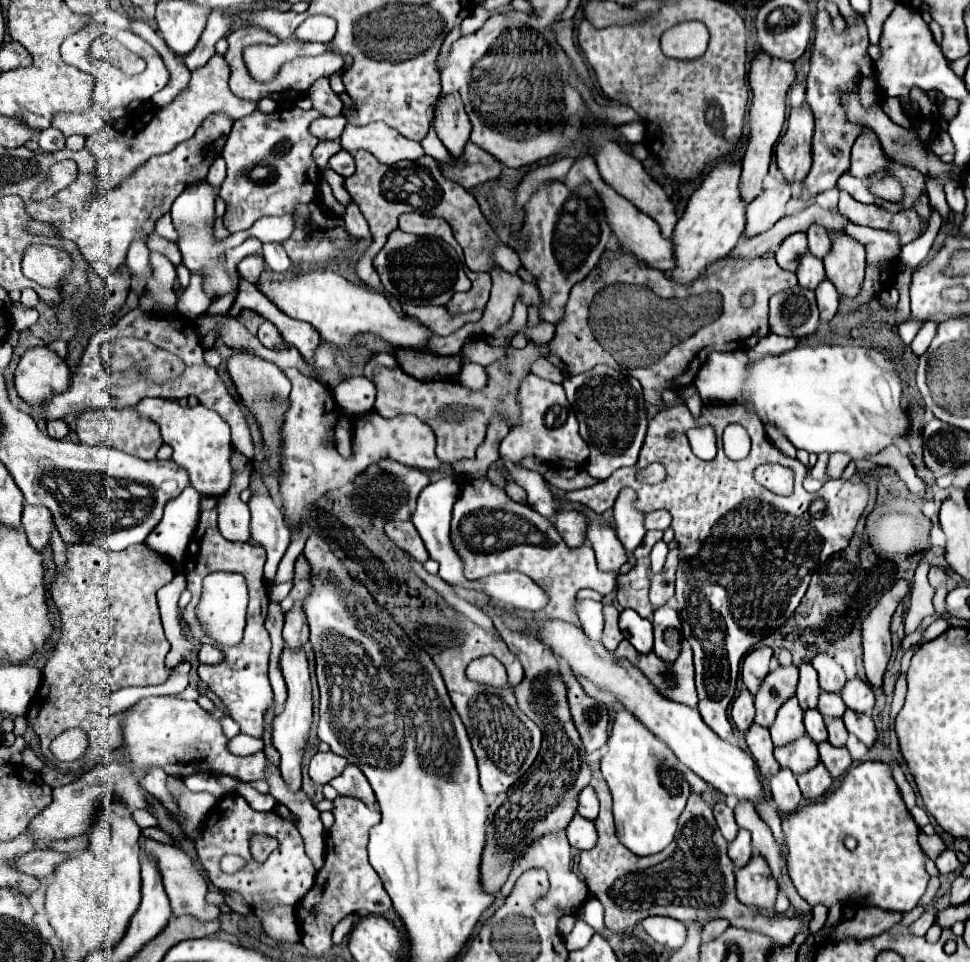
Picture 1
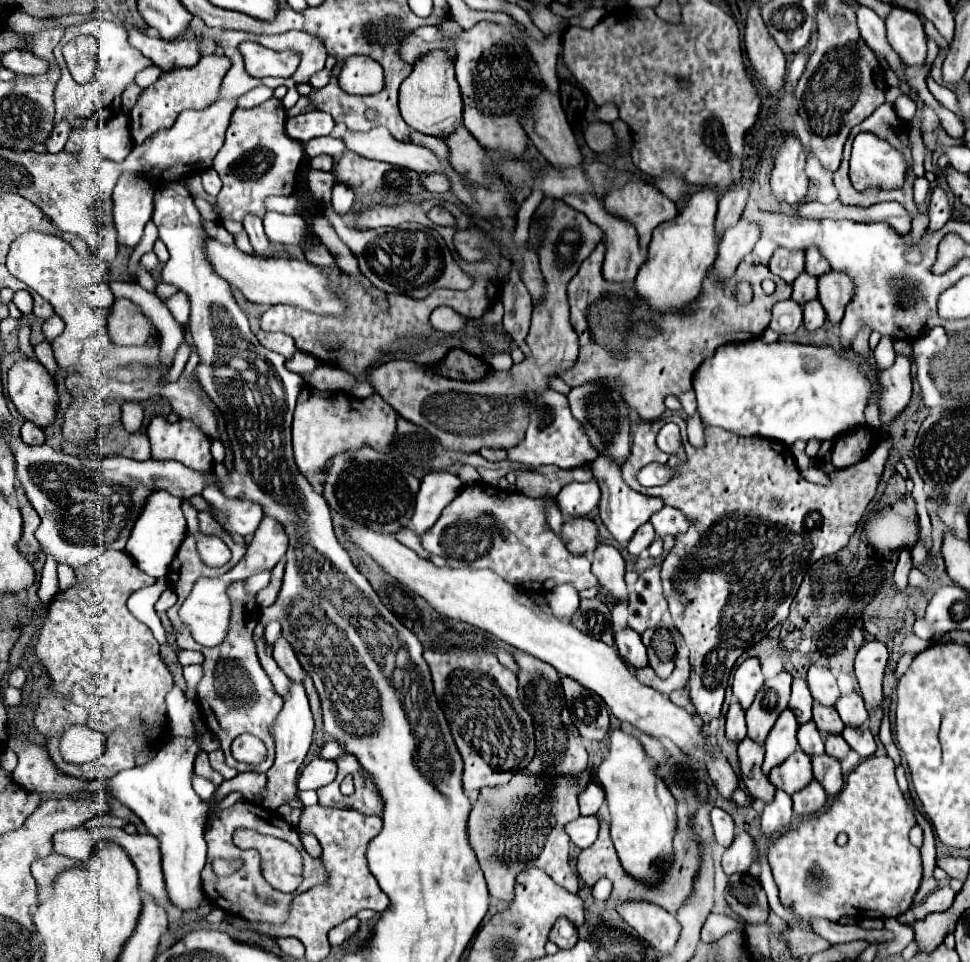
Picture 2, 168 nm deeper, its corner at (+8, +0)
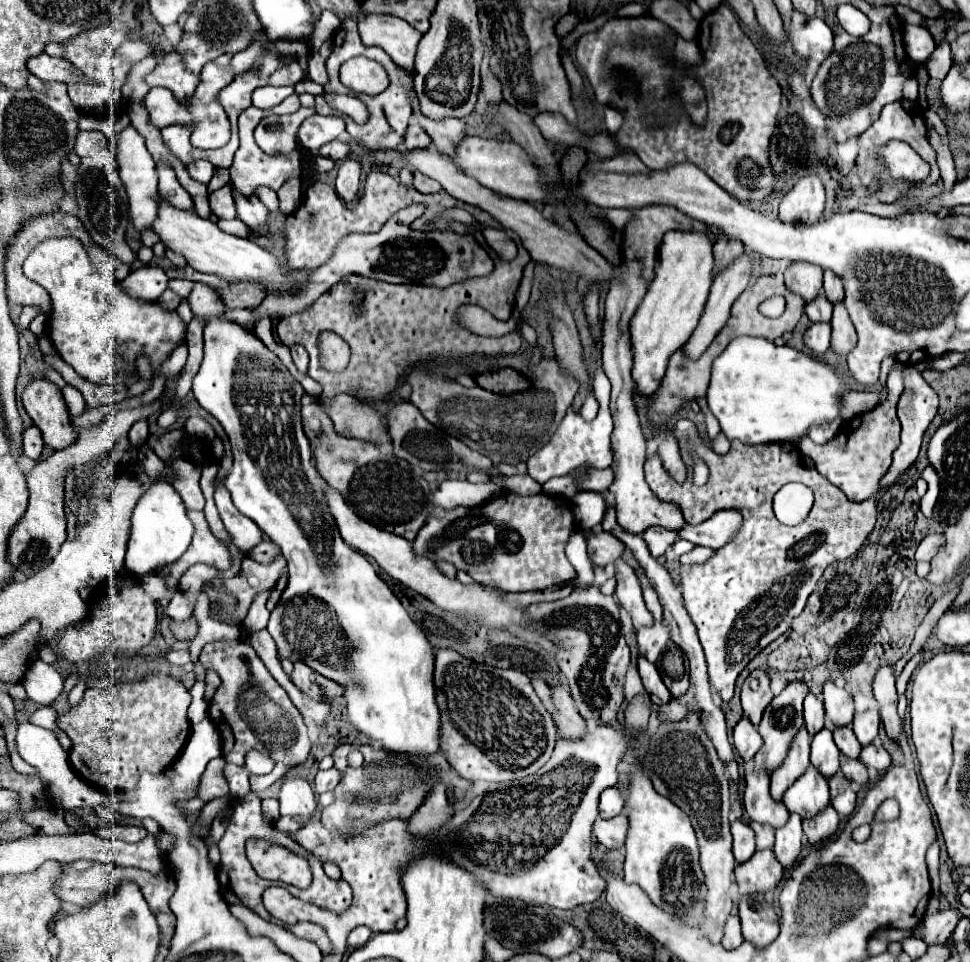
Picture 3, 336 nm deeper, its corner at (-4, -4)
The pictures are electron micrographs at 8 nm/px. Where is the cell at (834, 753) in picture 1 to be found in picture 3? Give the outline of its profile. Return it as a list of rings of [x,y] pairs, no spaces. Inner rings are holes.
[[[838,771],[836,775],[832,775],[828,779],[828,785],[830,785],[830,801],[832,801],[834,809],[840,815],[850,817],[856,807],[856,793],[854,793],[850,781]]]

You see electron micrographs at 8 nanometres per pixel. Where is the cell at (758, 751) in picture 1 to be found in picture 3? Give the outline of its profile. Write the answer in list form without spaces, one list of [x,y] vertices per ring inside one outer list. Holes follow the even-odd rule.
[[[750,769],[746,773],[746,789],[744,789],[744,807],[752,821],[768,823],[774,829],[788,821],[788,809],[782,801],[772,799],[770,795],[770,775],[756,773]]]

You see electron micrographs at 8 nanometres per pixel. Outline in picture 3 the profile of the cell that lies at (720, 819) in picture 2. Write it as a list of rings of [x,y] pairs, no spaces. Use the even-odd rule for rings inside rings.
[[[732,821],[732,837],[734,837],[734,859],[738,863],[748,861],[752,857],[752,853],[756,851],[754,847],[754,831],[750,829],[750,825],[742,823],[742,821]]]

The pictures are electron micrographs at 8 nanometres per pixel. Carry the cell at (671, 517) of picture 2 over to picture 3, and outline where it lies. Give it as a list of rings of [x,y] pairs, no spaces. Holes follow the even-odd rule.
[[[726,509],[726,511],[714,513],[708,521],[702,521],[700,525],[686,523],[684,529],[678,529],[678,537],[694,545],[720,549],[740,529],[740,523],[742,523],[742,515],[736,513],[734,509]]]

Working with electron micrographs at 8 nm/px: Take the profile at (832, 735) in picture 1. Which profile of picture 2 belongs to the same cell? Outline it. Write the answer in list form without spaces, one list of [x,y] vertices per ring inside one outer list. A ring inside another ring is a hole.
[[[828,735],[826,737],[826,753],[830,757],[836,757],[838,761],[842,761],[848,755],[848,751],[850,751],[850,747],[840,735]]]

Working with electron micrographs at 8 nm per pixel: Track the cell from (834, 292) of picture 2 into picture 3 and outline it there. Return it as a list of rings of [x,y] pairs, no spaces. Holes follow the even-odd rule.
[[[844,301],[834,305],[834,315],[830,323],[832,323],[832,349],[838,355],[848,355],[848,351],[856,345],[856,331],[848,317]]]

